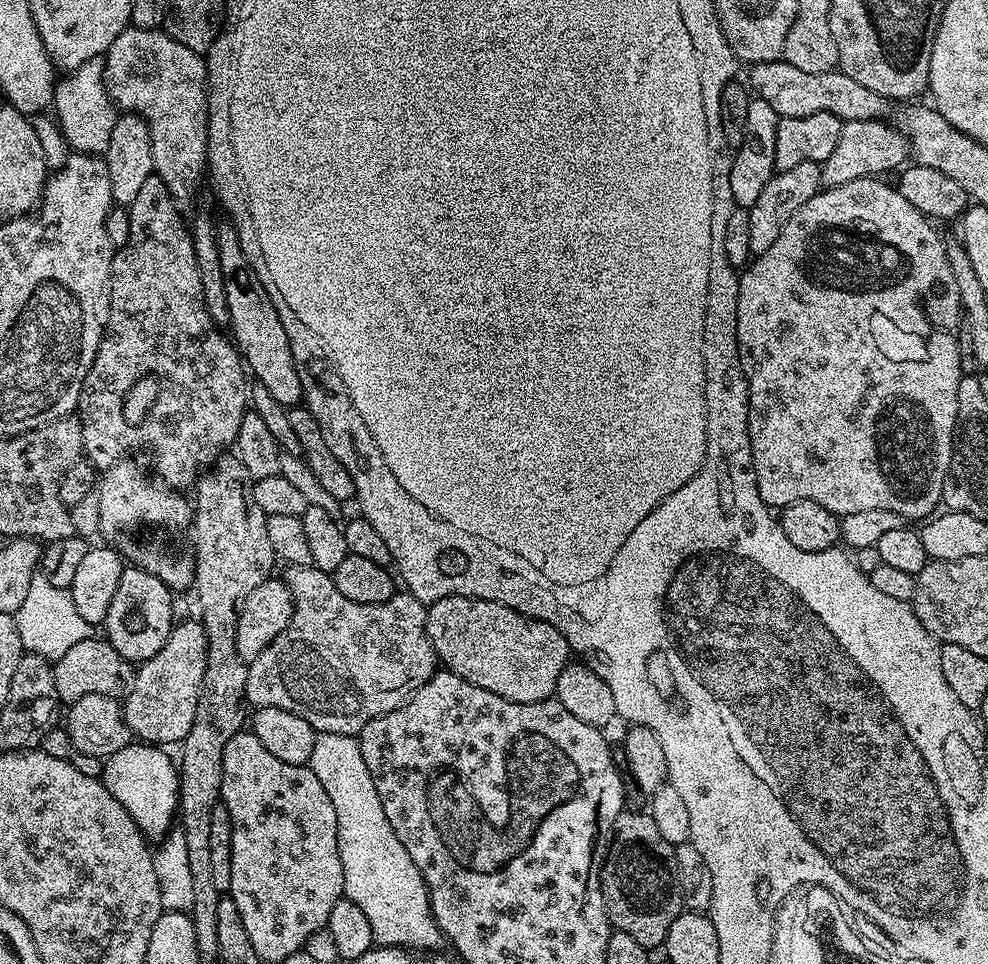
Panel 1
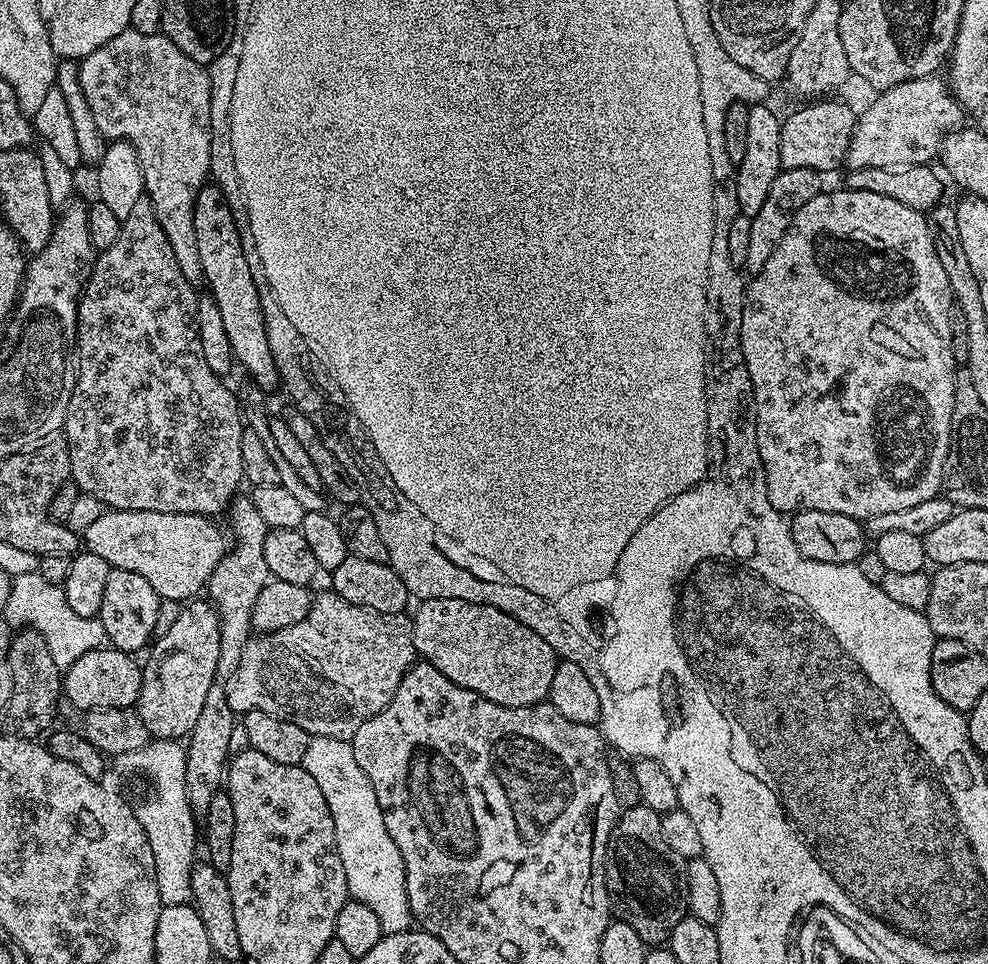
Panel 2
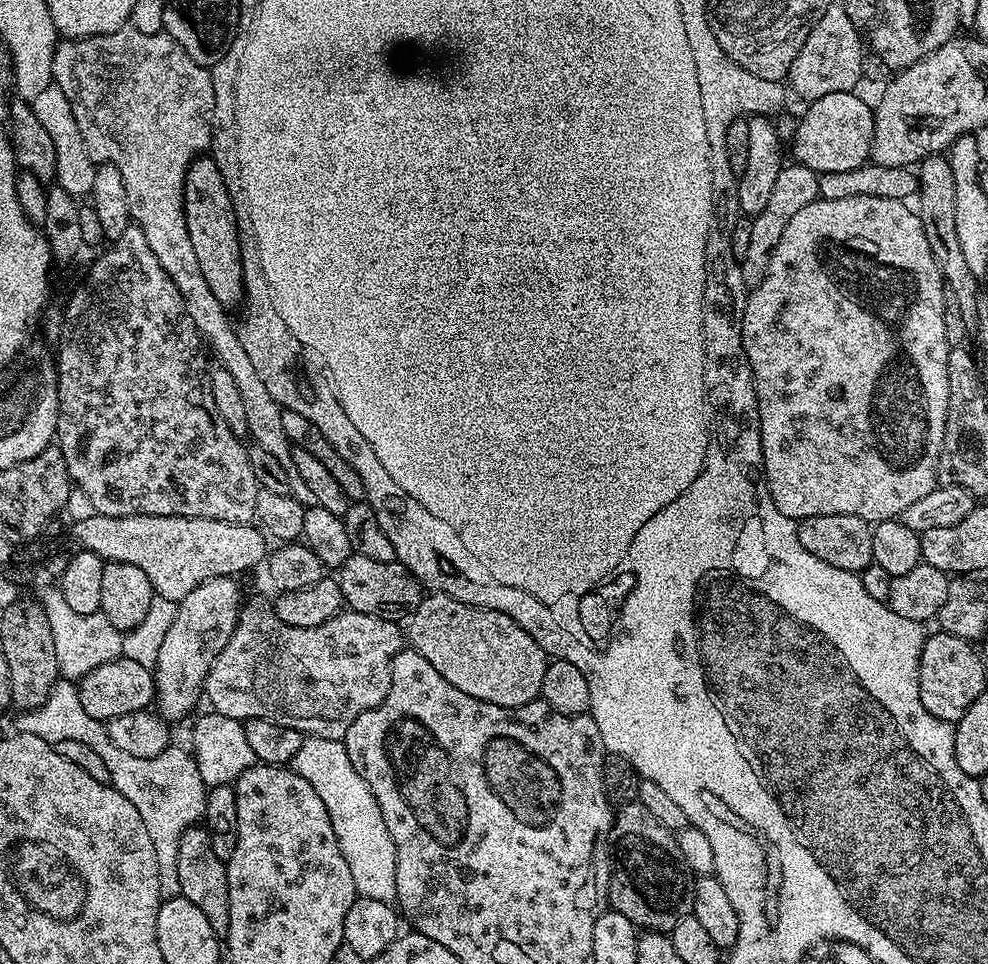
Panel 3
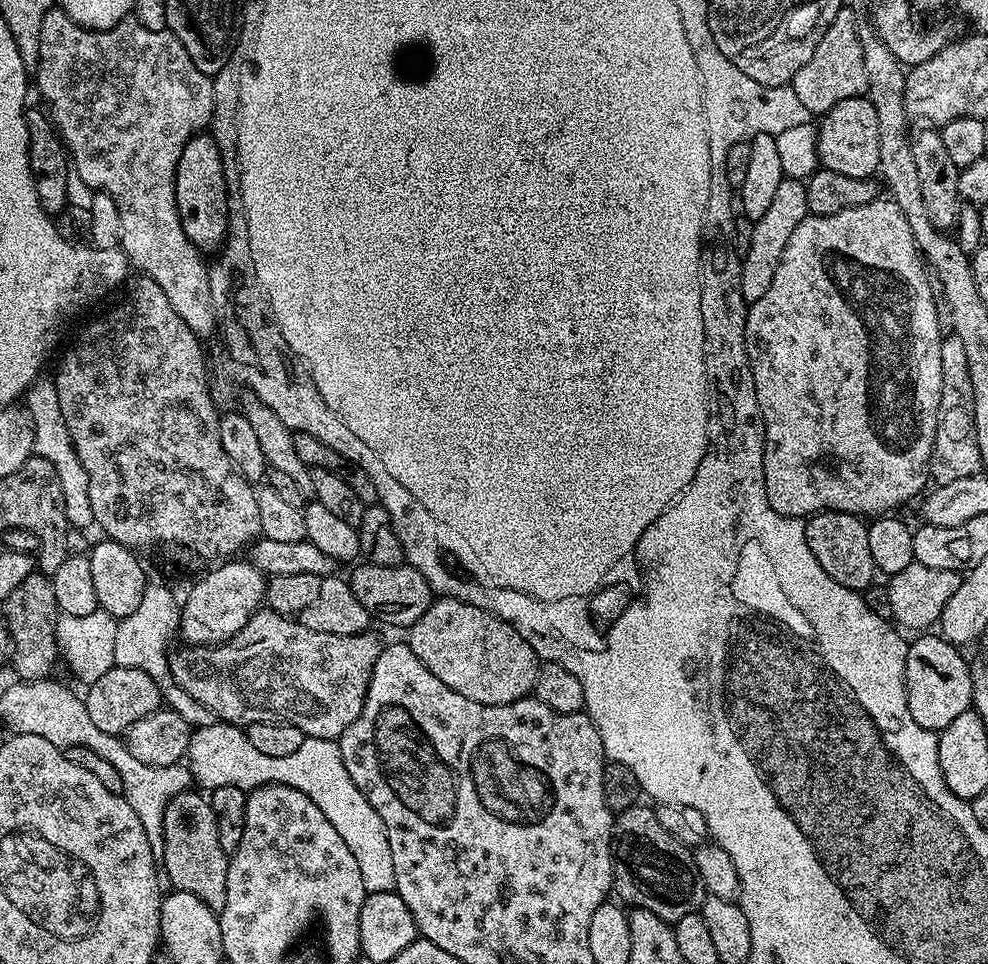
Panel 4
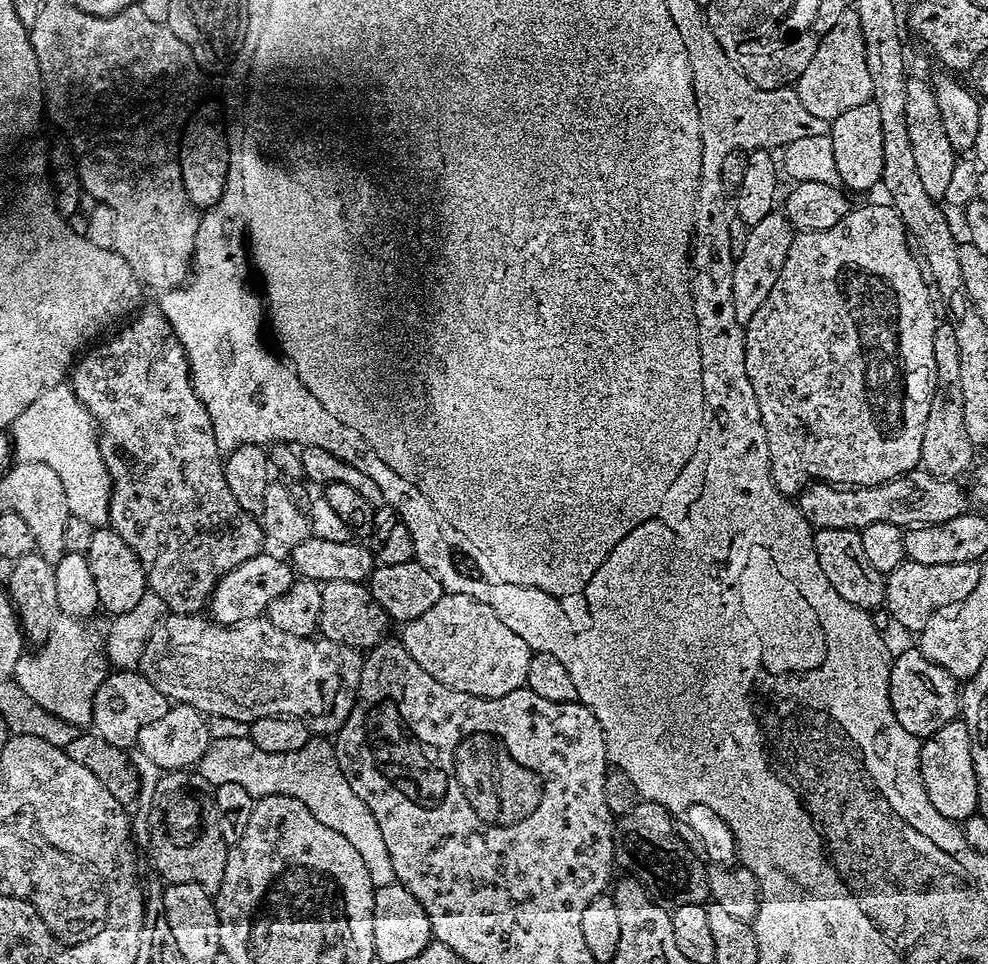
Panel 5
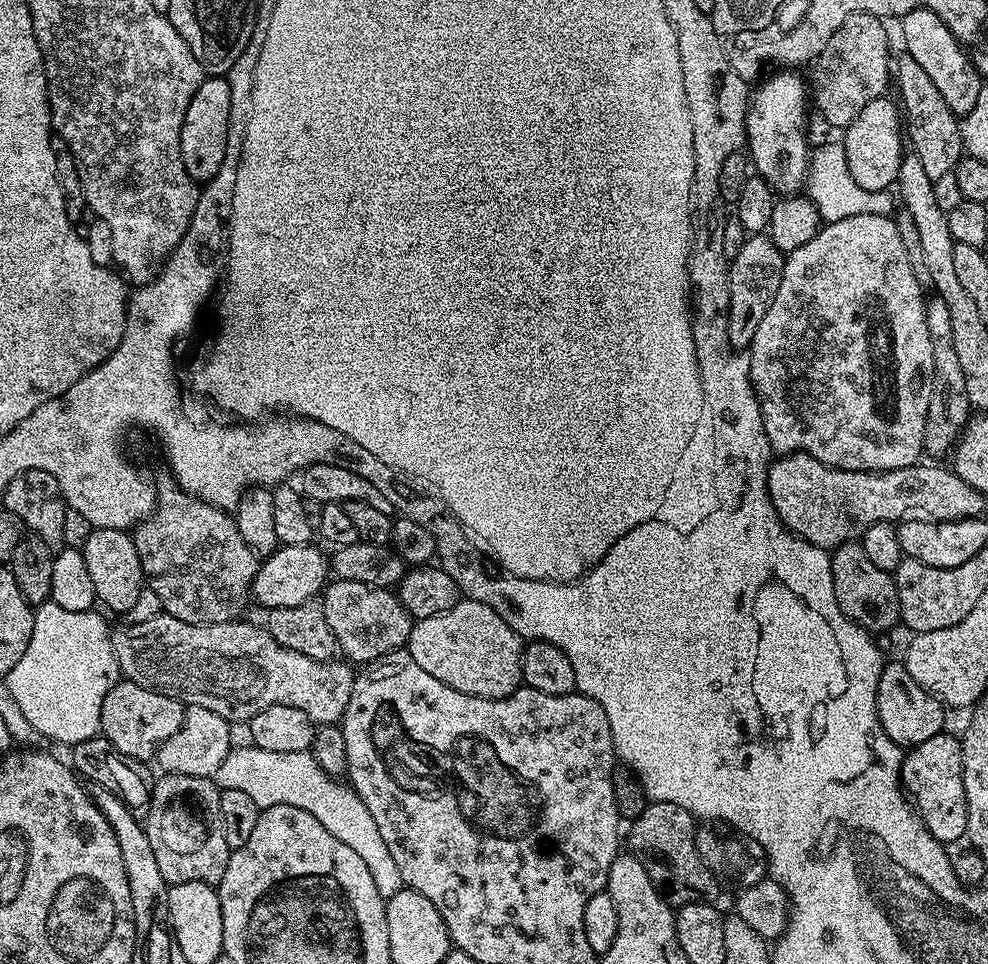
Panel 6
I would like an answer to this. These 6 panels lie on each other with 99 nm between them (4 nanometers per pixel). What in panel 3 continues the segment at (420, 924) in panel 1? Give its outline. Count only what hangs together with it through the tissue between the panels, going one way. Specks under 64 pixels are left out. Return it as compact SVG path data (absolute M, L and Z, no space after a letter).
M307 737L302 742L302 750L294 754L291 767L299 776L306 778L306 782L314 786L318 798L326 802L326 814L330 814L330 826L334 826L342 858L346 858L350 866L357 896L378 898L378 902L392 904L396 898L394 842L390 838L390 830L386 830L386 822L382 822L382 810L378 810L378 802L370 786L366 786L366 778L350 766L350 754L346 754L344 741Z

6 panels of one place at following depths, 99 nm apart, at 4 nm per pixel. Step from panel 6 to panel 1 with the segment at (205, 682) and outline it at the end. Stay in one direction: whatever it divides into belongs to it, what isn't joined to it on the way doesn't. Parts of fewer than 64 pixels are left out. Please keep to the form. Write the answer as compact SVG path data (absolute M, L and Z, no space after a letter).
M292 566L287 571L292 617L286 630L248 664L244 694L249 705L290 710L290 714L306 718L317 733L356 736L374 718L398 710L398 706L405 704L437 672L436 652L426 630L428 609L408 591L397 591L381 604L359 604L345 598L327 572L311 566Z

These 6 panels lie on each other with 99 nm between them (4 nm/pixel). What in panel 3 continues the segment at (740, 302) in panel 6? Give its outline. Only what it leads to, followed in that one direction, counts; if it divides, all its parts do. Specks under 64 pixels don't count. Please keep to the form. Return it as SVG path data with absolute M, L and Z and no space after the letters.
M795 162L785 163L784 169L781 170L774 182L770 199L767 200L766 207L762 209L762 214L751 217L750 246L740 260L742 282L746 282L748 289L758 287L762 278L766 278L766 270L770 266L772 251L774 246L778 246L778 238L782 238L790 218L794 218L794 214L798 214L798 210L802 210L802 206L810 206L810 202L818 199L820 195L819 181L820 176L814 170Z

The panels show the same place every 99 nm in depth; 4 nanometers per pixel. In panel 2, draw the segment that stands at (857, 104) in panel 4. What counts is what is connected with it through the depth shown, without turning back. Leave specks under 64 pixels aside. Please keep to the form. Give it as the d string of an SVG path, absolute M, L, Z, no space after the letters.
M816 98L808 102L805 108L792 112L783 117L780 133L781 169L793 168L794 170L814 170L821 174L827 174L835 170L839 164L843 165L848 159L848 147L850 138L854 134L854 126L858 115L857 109L843 104L834 98Z

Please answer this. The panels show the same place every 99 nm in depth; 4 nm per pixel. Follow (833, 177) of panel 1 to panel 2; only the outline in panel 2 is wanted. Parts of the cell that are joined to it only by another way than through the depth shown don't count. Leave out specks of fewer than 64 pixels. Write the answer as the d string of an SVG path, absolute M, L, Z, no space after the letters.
M936 74L885 88L877 96L880 97L865 112L857 115L846 161L851 170L862 170L866 166L914 166L935 161L940 155L940 143L948 133L961 127L963 120L960 119L966 116L952 95L947 79Z

